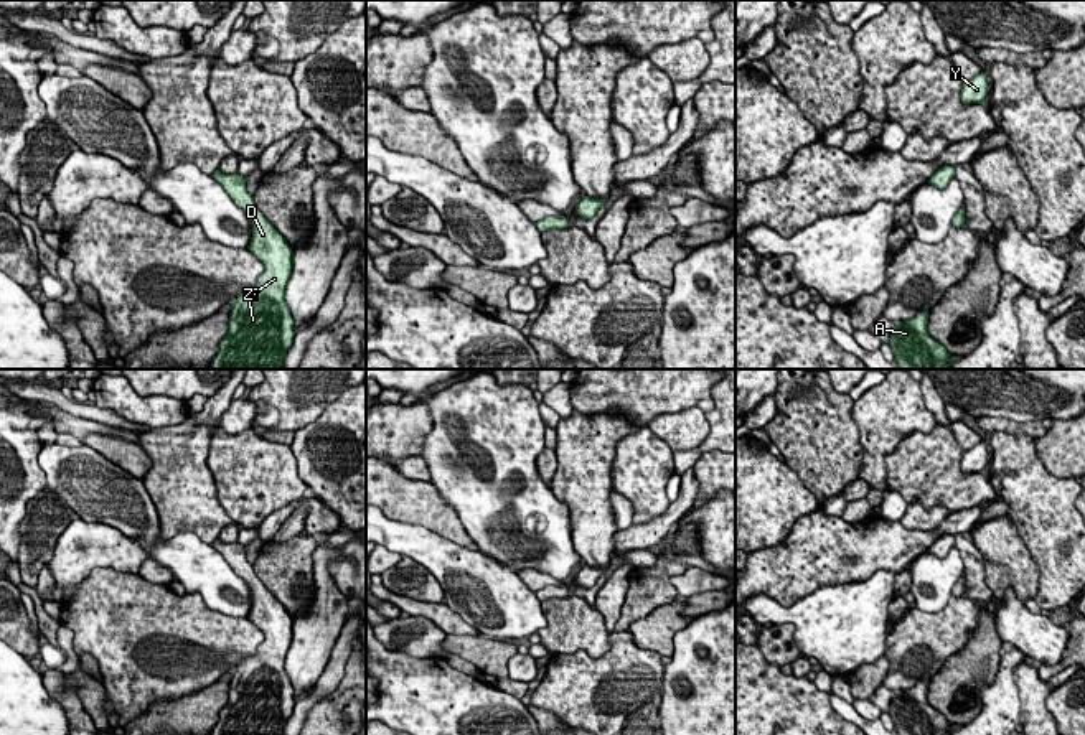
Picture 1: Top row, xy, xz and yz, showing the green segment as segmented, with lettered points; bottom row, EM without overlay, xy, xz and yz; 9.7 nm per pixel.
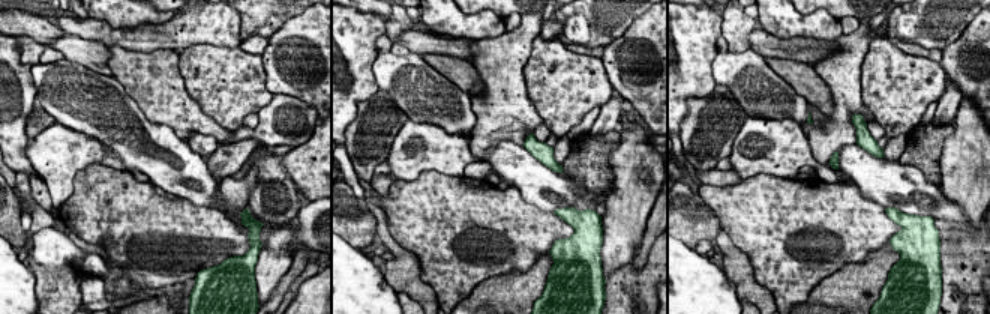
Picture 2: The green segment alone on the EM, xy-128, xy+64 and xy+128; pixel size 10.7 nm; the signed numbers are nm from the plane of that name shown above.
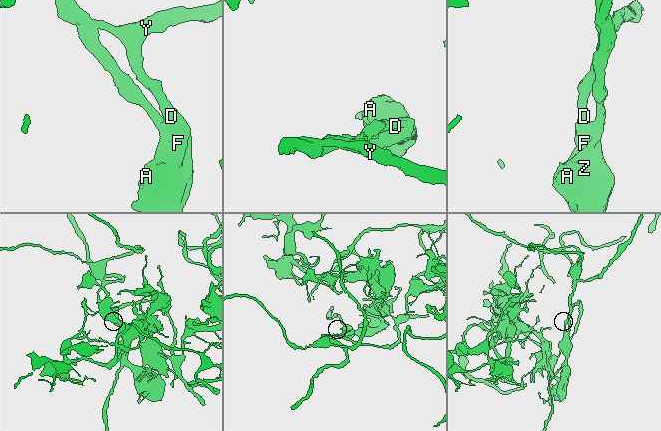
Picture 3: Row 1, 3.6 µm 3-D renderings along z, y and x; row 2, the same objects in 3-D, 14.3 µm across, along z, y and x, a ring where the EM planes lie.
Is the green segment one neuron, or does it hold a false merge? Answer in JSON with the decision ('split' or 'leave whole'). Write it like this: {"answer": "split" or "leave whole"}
{"answer": "leave whole"}

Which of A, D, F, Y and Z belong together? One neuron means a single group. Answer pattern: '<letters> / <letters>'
A D F Y Z

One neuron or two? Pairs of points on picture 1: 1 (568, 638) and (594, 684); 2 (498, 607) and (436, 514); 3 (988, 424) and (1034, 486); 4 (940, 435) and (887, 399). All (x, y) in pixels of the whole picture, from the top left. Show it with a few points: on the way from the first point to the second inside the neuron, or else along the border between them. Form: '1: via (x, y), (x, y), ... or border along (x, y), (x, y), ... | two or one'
1: border along (610, 633), (596, 658), (551, 655) | two
2: border along (421, 524), (464, 546) | two
3: border along (991, 432), (1003, 430), (1024, 435) | two
4: border along (937, 424), (930, 432), (909, 434), (897, 445) | two

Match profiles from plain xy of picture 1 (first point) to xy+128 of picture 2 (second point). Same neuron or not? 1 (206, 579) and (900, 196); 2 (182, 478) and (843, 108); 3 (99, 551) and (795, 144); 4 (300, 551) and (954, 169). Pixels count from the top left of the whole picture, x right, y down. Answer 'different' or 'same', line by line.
1: same
2: same
3: same
4: different

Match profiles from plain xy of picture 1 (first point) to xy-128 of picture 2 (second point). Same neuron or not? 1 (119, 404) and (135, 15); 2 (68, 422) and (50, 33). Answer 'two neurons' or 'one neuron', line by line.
1: one neuron
2: one neuron

